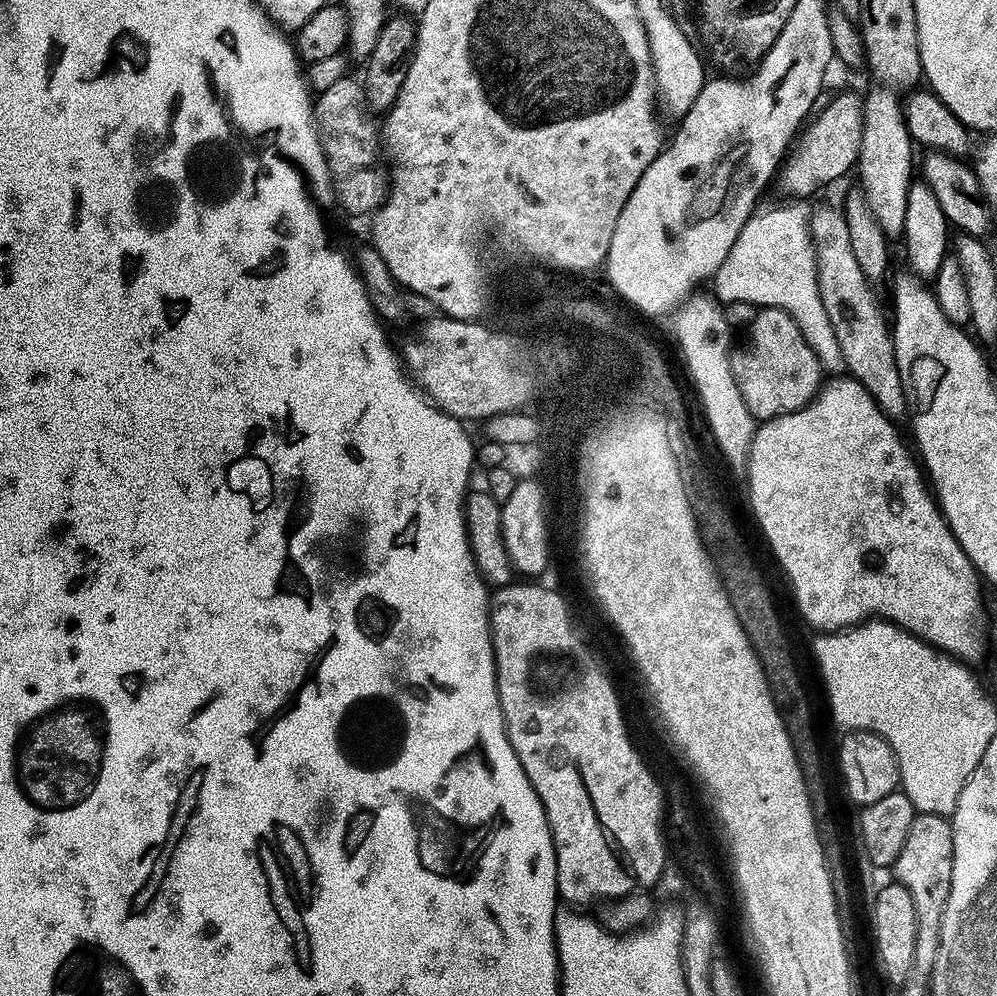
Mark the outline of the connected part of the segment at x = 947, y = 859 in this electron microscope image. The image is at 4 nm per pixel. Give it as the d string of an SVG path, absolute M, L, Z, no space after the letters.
M934 814L917 815L916 821L910 826L910 834L906 834L906 842L894 865L895 883L910 890L910 898L914 898L914 910L918 914L918 938L914 954L914 972L917 977L931 977L932 967L936 961L942 914L946 910L946 898L950 898L953 858L954 838L951 823L945 817Z

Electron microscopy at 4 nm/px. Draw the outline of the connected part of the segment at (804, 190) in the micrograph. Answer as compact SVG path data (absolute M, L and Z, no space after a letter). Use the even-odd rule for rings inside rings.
M840 92L831 97L824 110L817 111L807 128L795 141L794 149L783 163L778 184L788 198L808 198L811 192L840 180L857 167L862 146L864 101L861 93ZM796 148L796 150L795 150Z

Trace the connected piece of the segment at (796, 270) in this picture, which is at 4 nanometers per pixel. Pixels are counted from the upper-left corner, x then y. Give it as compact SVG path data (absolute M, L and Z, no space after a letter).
M792 200L789 202L784 202L782 206L776 208L768 208L766 210L759 209L755 211L750 219L747 220L746 226L742 228L739 232L738 238L735 239L734 246L730 248L730 252L723 259L722 266L719 267L718 271L712 277L712 283L714 283L713 293L716 298L720 300L721 303L729 304L732 301L746 301L754 303L758 308L767 307L767 308L778 308L782 309L784 312L788 312L794 318L796 324L799 326L799 329L803 332L803 337L806 338L807 344L815 352L815 356L819 360L821 369L828 373L829 375L837 375L845 371L844 359L842 358L841 347L838 346L838 340L834 335L834 328L830 326L830 318L826 316L826 308L822 304L821 292L818 290L817 278L816 278L816 250L813 246L812 232L811 232L811 207L807 207L805 201L802 200Z

